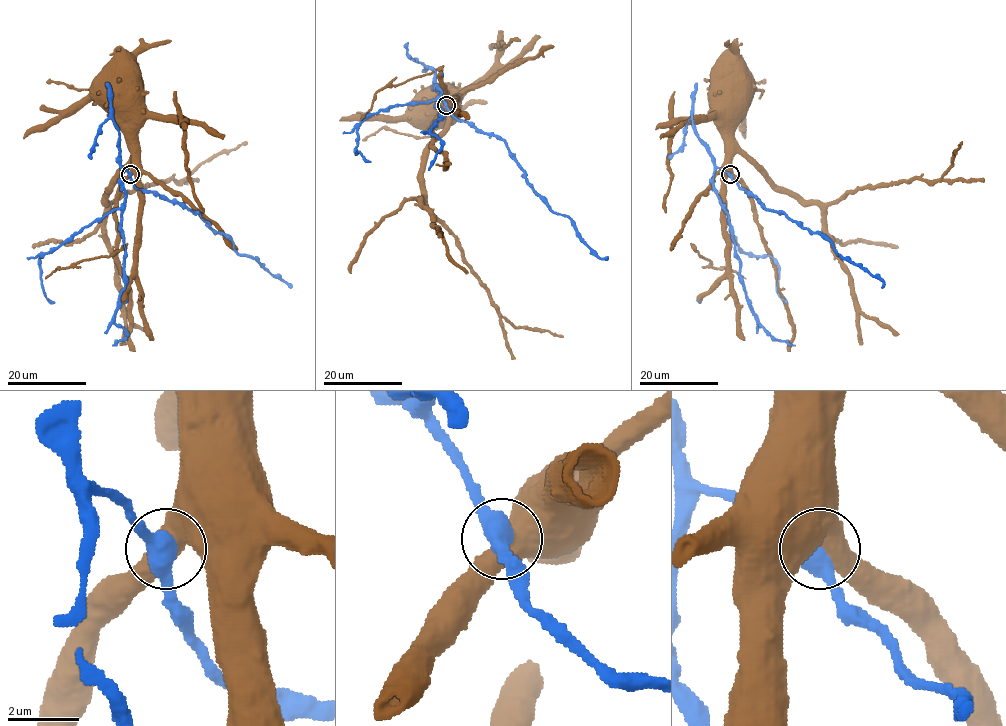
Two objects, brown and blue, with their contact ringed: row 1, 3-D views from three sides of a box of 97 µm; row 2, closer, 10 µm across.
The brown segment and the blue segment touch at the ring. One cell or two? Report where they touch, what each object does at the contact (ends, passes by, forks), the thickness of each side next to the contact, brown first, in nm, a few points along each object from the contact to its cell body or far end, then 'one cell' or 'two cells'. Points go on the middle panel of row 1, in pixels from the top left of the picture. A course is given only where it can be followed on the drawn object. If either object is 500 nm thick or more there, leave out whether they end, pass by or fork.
at (446, 105); 550 nm thick on the brown side, 500 nm on the other; brown runs (446, 105), (448, 103), (433, 89), (431, 98), (435, 100); blue runs (446, 105), (453, 116), (499, 136), (526, 182), (555, 213), (567, 216), (600, 258), (608, 257); one cell

